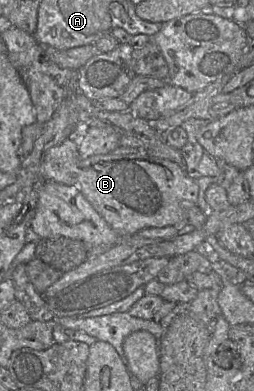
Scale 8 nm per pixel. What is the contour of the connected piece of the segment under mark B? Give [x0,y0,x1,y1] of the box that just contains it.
[40,133,199,236]

